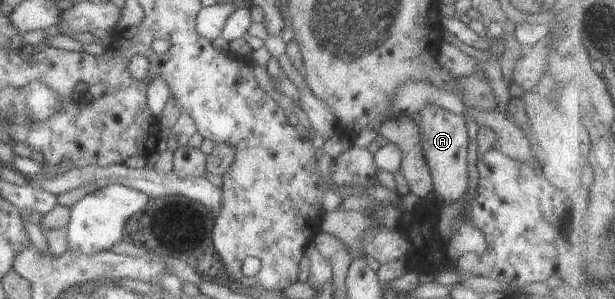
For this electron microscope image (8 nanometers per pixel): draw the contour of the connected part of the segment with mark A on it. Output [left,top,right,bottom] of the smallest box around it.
[411,105,467,205]

